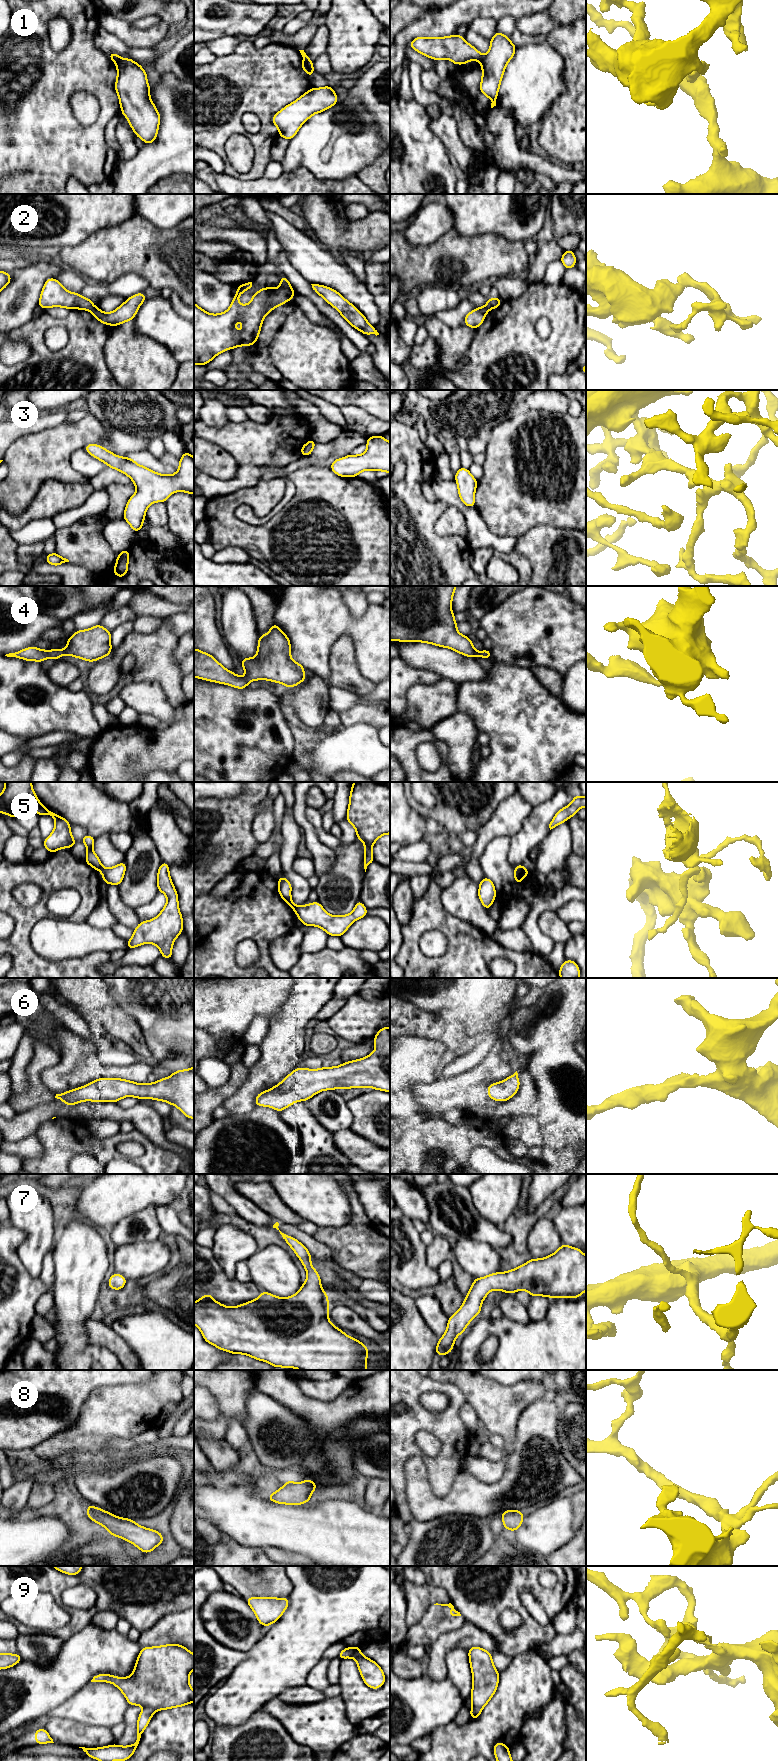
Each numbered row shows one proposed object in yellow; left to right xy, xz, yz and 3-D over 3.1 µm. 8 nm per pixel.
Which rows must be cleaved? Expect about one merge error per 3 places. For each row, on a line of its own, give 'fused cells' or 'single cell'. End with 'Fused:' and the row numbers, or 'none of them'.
1: fused cells
2: fused cells
3: single cell
4: single cell
5: fused cells
6: single cell
7: single cell
8: single cell
9: single cell
Fused: 1, 2, 5

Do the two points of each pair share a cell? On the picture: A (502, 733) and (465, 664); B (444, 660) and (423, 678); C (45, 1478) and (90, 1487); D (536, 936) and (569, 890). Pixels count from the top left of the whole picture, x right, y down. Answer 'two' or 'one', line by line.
A: two
B: two
C: two
D: one

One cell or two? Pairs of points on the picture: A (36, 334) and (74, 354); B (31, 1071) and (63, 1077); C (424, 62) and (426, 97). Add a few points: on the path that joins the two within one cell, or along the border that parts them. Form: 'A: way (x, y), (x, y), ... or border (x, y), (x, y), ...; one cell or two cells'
A: way (39, 345), (49, 355), (63, 355); one cell
B: border (60, 1058), (41, 1075), (42, 1083), (52, 1093); two cells
C: border (411, 61), (415, 61), (423, 70); two cells

